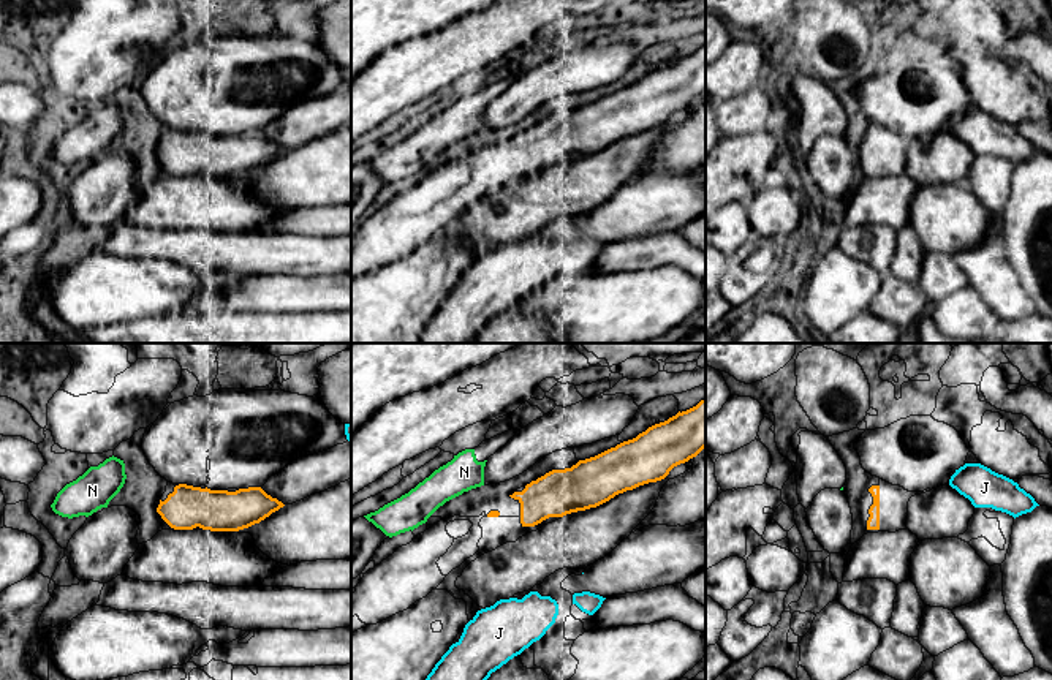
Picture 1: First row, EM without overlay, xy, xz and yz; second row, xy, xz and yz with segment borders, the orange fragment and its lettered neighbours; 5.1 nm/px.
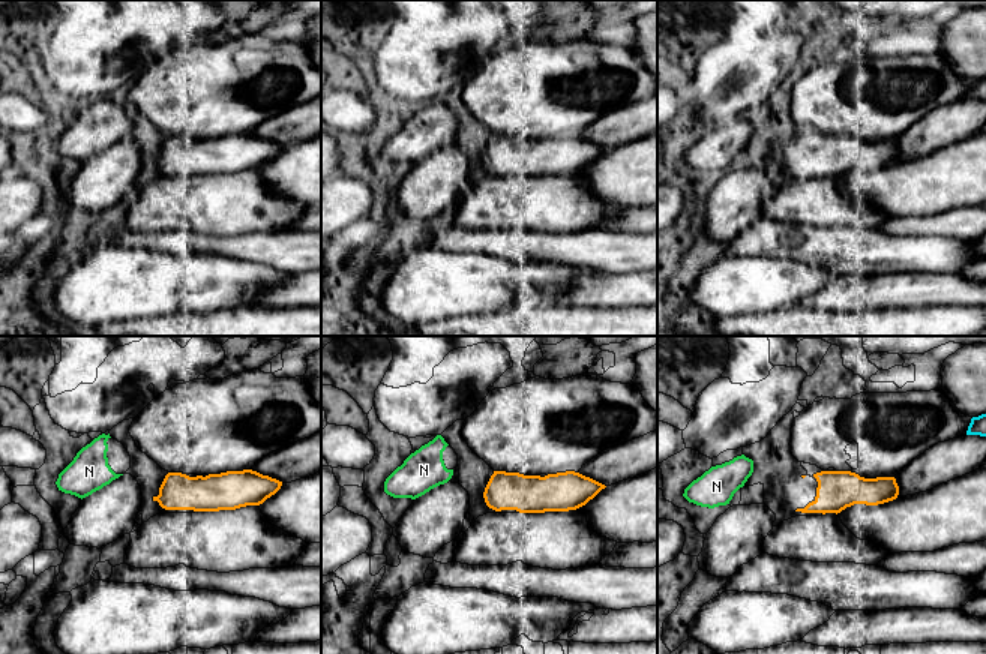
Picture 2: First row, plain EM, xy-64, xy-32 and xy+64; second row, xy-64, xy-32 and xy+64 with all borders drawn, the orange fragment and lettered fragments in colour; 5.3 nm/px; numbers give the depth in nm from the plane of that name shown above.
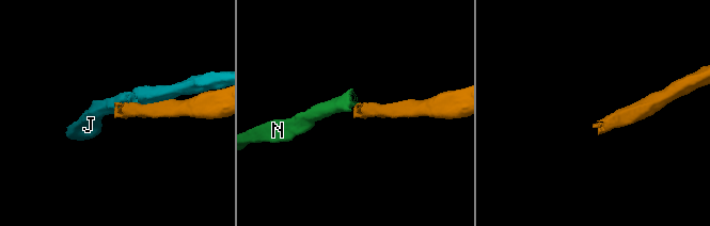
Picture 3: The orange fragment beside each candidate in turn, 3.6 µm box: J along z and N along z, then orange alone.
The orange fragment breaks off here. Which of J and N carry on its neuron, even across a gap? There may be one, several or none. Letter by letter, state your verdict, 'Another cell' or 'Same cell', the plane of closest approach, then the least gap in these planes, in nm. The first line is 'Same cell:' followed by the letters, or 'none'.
Same cell: none
J: Another cell. Closest in xz. Distance 300 nm
N: Another cell. Closest in xz. Distance 140 nm

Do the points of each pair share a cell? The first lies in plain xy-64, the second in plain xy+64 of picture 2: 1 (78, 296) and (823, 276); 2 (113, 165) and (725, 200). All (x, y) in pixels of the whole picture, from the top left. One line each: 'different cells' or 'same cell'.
1: same cell
2: same cell

